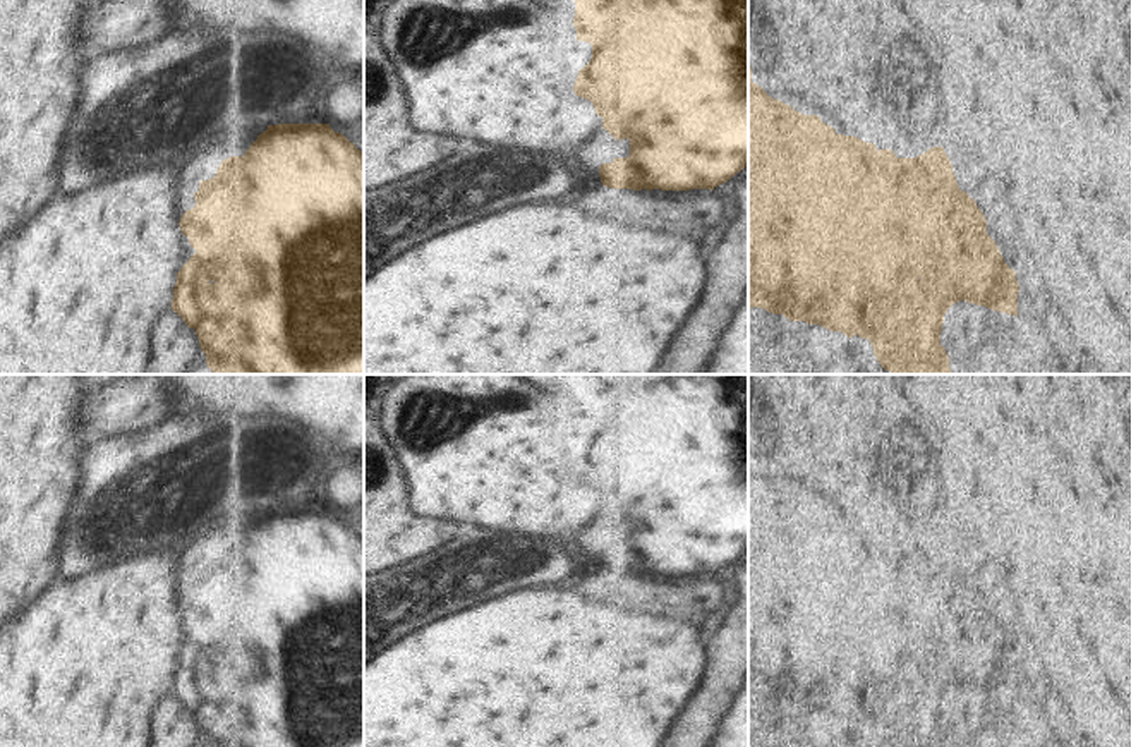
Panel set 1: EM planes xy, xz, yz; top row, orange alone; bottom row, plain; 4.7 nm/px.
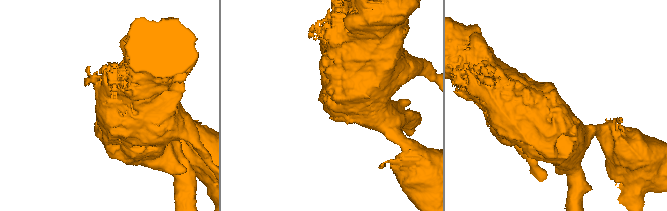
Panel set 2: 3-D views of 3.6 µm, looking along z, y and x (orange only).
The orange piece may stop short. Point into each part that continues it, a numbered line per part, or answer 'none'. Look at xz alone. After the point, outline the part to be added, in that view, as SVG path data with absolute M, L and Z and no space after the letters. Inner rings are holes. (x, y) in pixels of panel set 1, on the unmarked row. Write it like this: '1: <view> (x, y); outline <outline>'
none

